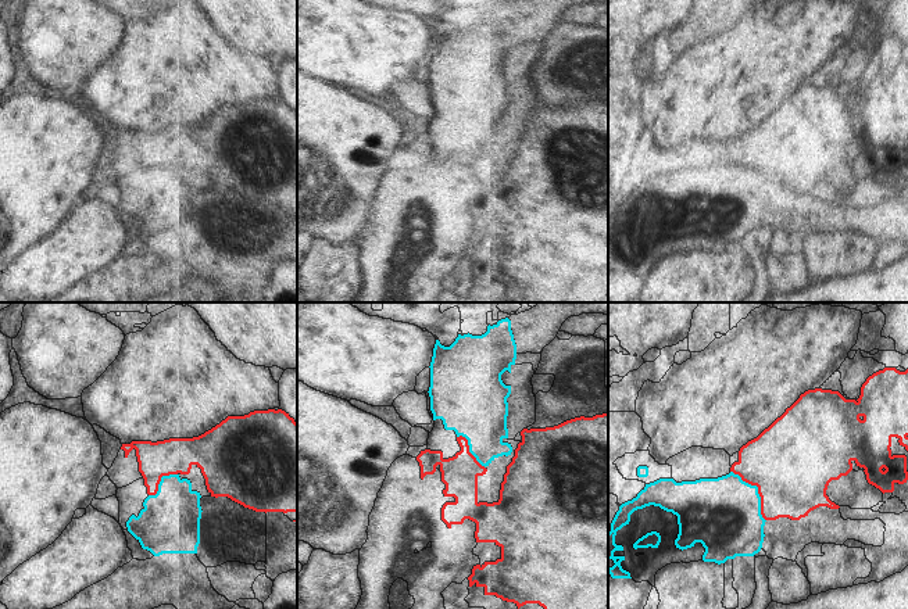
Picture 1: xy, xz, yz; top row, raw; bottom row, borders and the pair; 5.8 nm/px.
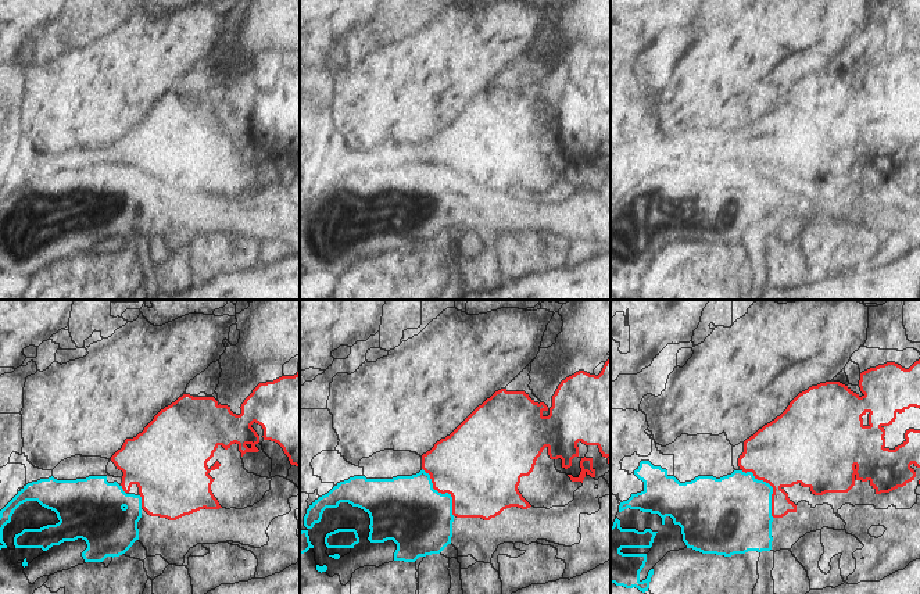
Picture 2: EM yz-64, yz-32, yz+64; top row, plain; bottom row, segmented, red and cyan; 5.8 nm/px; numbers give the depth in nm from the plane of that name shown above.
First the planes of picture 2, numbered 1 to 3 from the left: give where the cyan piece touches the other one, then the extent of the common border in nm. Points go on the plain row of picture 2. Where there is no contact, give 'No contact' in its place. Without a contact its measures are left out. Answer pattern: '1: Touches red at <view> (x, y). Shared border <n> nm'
1: Touches red at yz-64 (142, 190). Shared border 70 nm
2: Touches red at yz-32 (441, 182). Shared border 340 nm
3: Touches red at yz+64 (772, 175). Shared border 340 nm

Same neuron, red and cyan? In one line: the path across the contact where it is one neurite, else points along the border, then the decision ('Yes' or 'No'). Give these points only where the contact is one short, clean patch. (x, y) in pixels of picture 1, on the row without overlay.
Boundary: yz (730, 160), (757, 176), (760, 203), (765, 210). No

